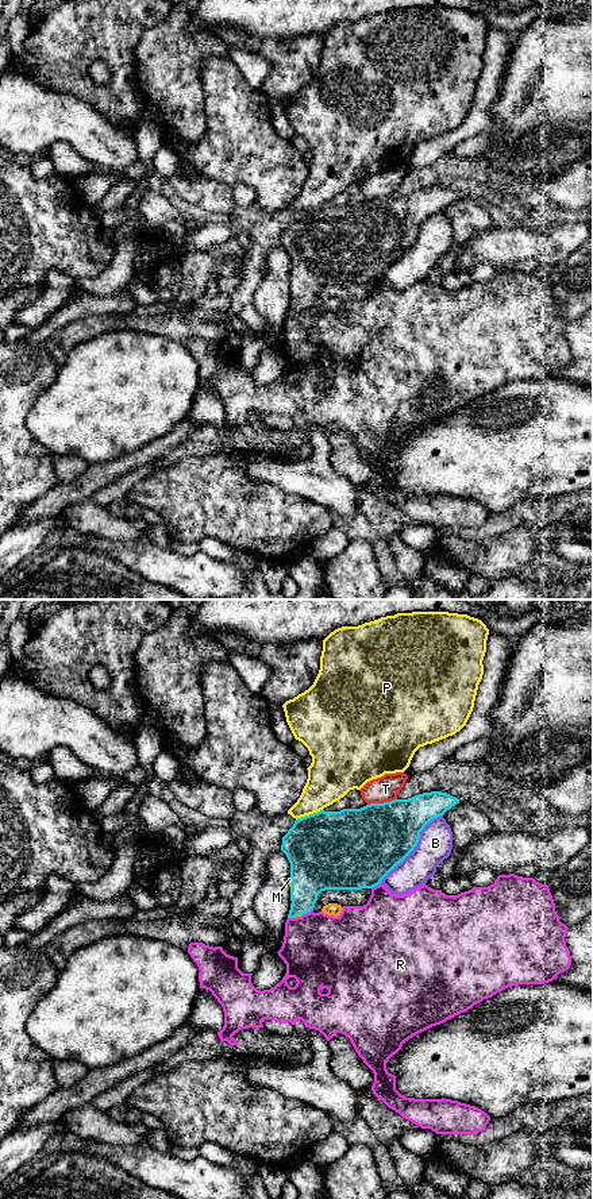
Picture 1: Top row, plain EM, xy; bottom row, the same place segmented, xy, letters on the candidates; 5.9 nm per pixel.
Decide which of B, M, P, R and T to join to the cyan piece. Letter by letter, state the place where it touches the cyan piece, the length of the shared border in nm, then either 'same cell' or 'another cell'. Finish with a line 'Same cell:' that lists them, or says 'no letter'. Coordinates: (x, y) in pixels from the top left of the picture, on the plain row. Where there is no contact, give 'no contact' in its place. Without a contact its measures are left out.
B: contact xy (416, 239); length 550 nm; another cell
M: contact xy (292, 280); length 80 nm; same cell
P: contact xy (310, 209); length 170 nm; another cell
R: contact xy (307, 307); length 70 nm; another cell
T: contact xy (381, 199); length 180 nm; another cell
Same cell: M

